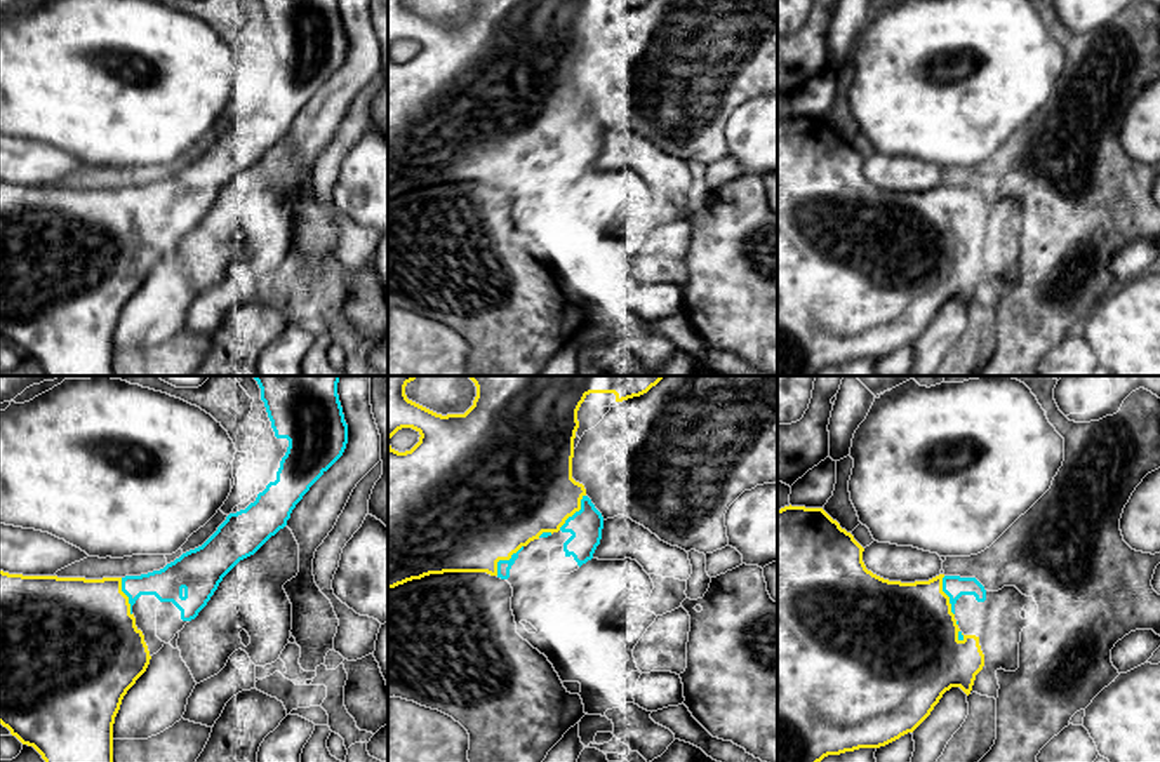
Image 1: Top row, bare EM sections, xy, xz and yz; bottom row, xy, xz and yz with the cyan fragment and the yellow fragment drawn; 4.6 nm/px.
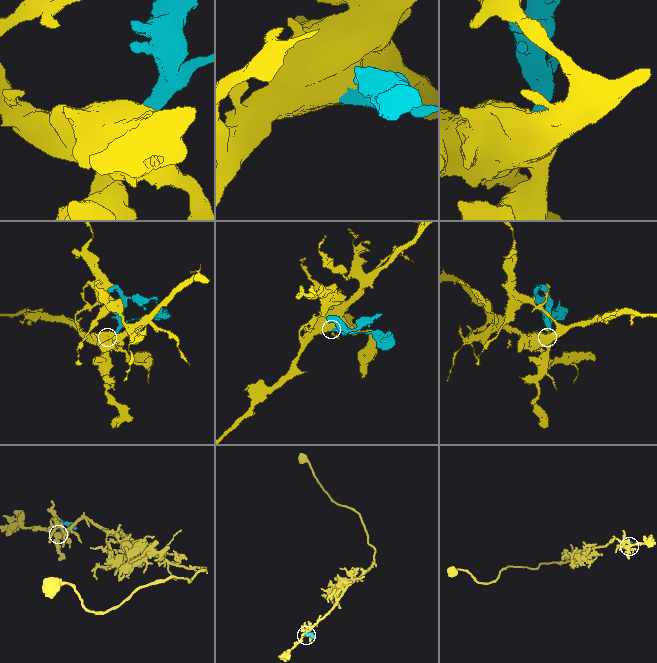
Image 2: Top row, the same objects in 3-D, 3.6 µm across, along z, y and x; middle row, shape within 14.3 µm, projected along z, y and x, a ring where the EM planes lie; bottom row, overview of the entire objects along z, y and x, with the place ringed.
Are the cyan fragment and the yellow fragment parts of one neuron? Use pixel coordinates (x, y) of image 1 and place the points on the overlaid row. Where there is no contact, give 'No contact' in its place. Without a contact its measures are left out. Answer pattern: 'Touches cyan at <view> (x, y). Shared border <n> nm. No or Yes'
Touches cyan at xz (576, 512). Shared border 200 nm. Yes

